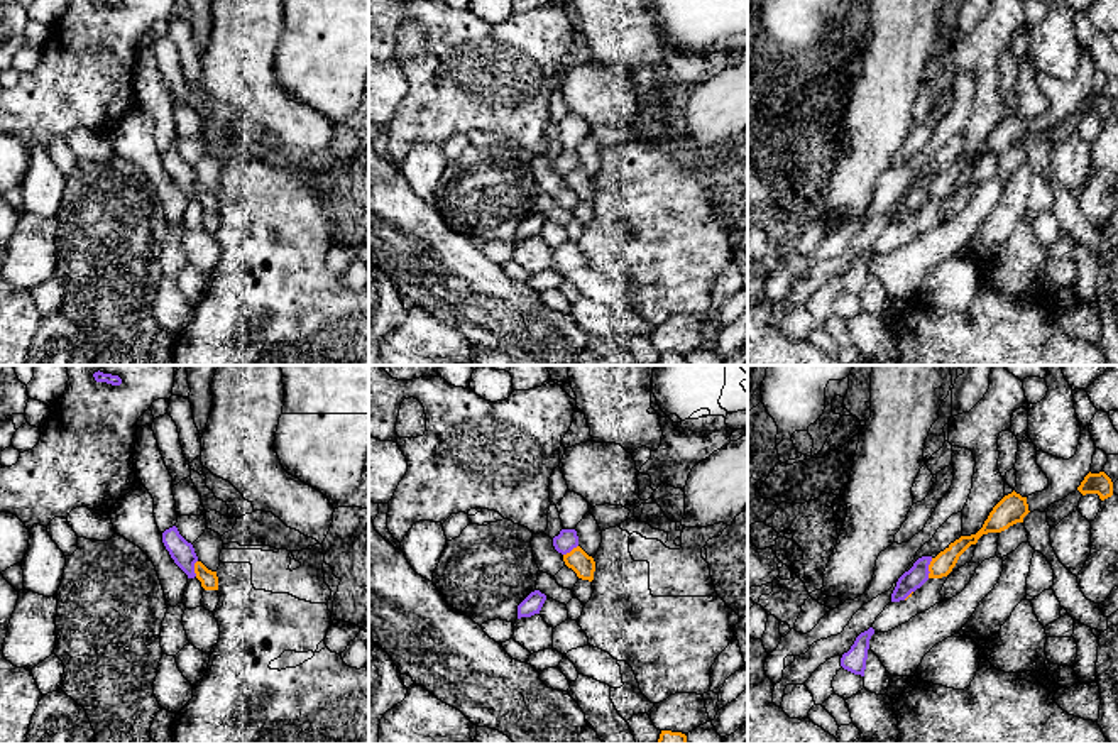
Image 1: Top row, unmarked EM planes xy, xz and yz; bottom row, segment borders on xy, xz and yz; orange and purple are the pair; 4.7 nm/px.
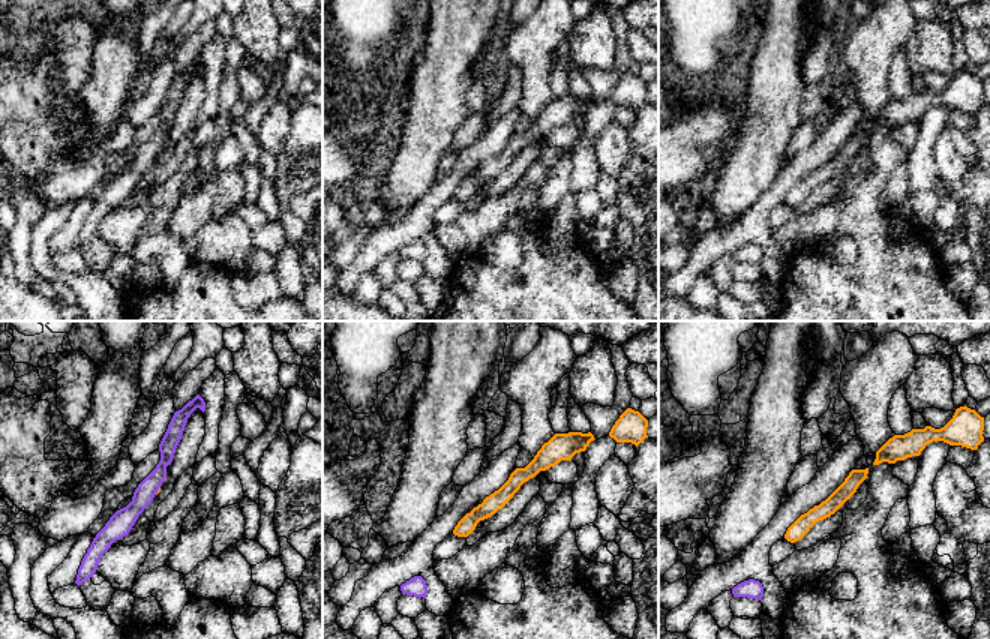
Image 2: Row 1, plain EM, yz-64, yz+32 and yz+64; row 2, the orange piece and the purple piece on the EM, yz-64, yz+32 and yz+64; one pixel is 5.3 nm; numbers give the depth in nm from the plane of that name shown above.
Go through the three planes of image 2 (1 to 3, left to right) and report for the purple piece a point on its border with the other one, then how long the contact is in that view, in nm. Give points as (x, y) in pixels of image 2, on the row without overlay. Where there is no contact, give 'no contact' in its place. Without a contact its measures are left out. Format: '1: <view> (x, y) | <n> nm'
1: yz-64 (158, 155) | 50 nm
2: no contact
3: no contact

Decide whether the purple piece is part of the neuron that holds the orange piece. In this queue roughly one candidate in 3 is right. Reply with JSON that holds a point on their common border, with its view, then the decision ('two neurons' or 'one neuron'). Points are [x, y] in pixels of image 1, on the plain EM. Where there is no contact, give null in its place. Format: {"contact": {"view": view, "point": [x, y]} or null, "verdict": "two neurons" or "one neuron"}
{"contact": {"view": "yz", "point": [929, 190]}, "verdict": "two neurons"}

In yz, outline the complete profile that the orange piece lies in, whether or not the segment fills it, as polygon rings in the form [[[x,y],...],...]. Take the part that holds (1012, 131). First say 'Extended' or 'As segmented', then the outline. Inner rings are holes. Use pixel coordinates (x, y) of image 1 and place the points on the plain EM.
As segmented. [[[1015,112],[1005,117],[989,134],[983,149],[971,157],[961,157],[951,164],[944,172],[932,179],[929,186],[929,200],[947,198],[956,188],[959,178],[971,167],[976,166],[983,156],[1001,154],[1017,144],[1023,144],[1023,139],[1028,135],[1027,118],[1022,118]]]

